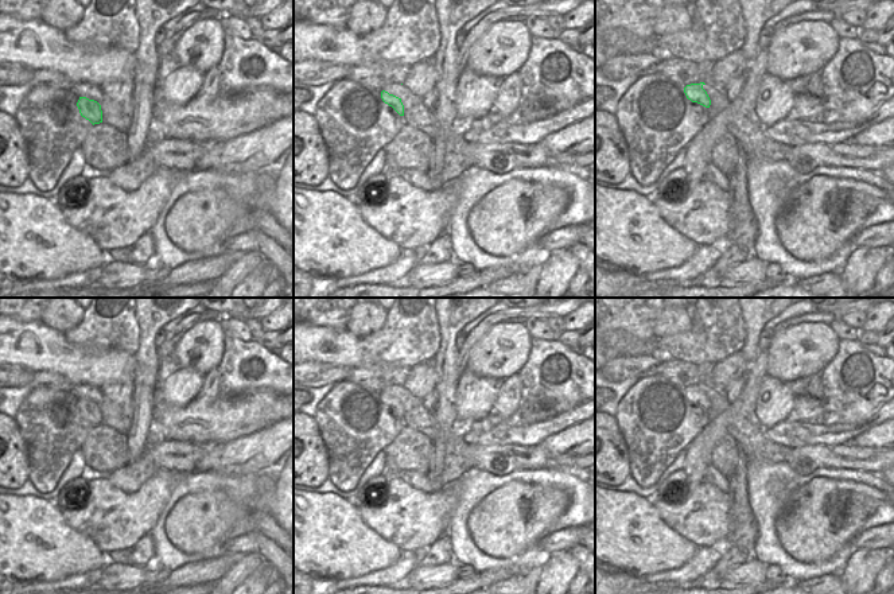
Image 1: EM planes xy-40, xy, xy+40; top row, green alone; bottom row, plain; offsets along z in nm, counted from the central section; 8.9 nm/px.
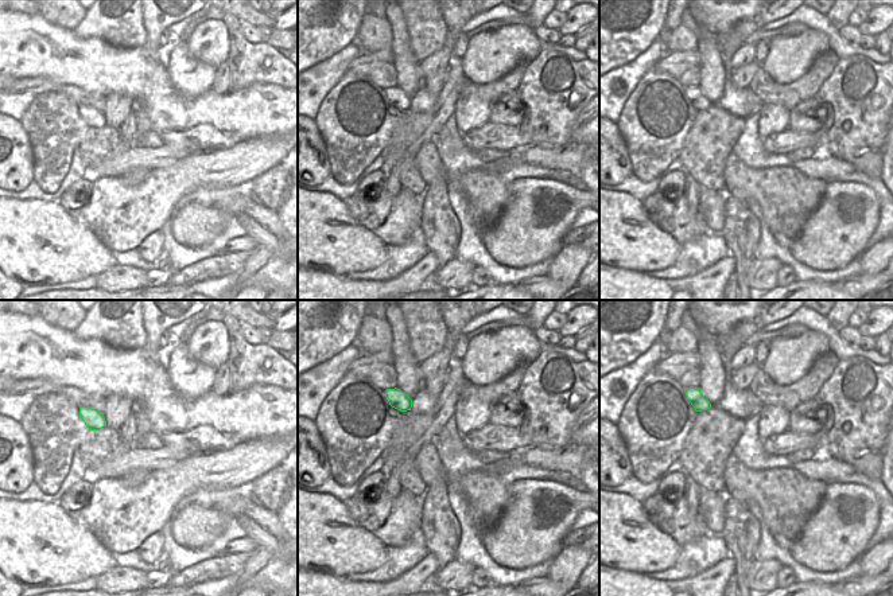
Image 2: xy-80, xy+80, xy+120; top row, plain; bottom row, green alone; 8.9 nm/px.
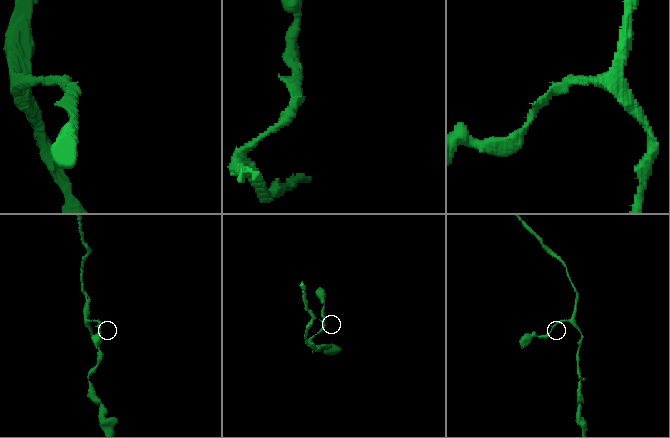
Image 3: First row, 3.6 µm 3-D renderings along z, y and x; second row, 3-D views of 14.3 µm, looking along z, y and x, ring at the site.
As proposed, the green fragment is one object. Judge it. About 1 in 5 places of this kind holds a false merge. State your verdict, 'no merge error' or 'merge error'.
no merge error

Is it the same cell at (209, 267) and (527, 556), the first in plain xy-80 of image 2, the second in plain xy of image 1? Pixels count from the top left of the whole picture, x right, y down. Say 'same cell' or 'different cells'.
different cells

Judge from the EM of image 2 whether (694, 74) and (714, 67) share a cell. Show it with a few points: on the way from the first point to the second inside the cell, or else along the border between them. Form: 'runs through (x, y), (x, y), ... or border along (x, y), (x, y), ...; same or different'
border along (697, 66), (699, 85); different

